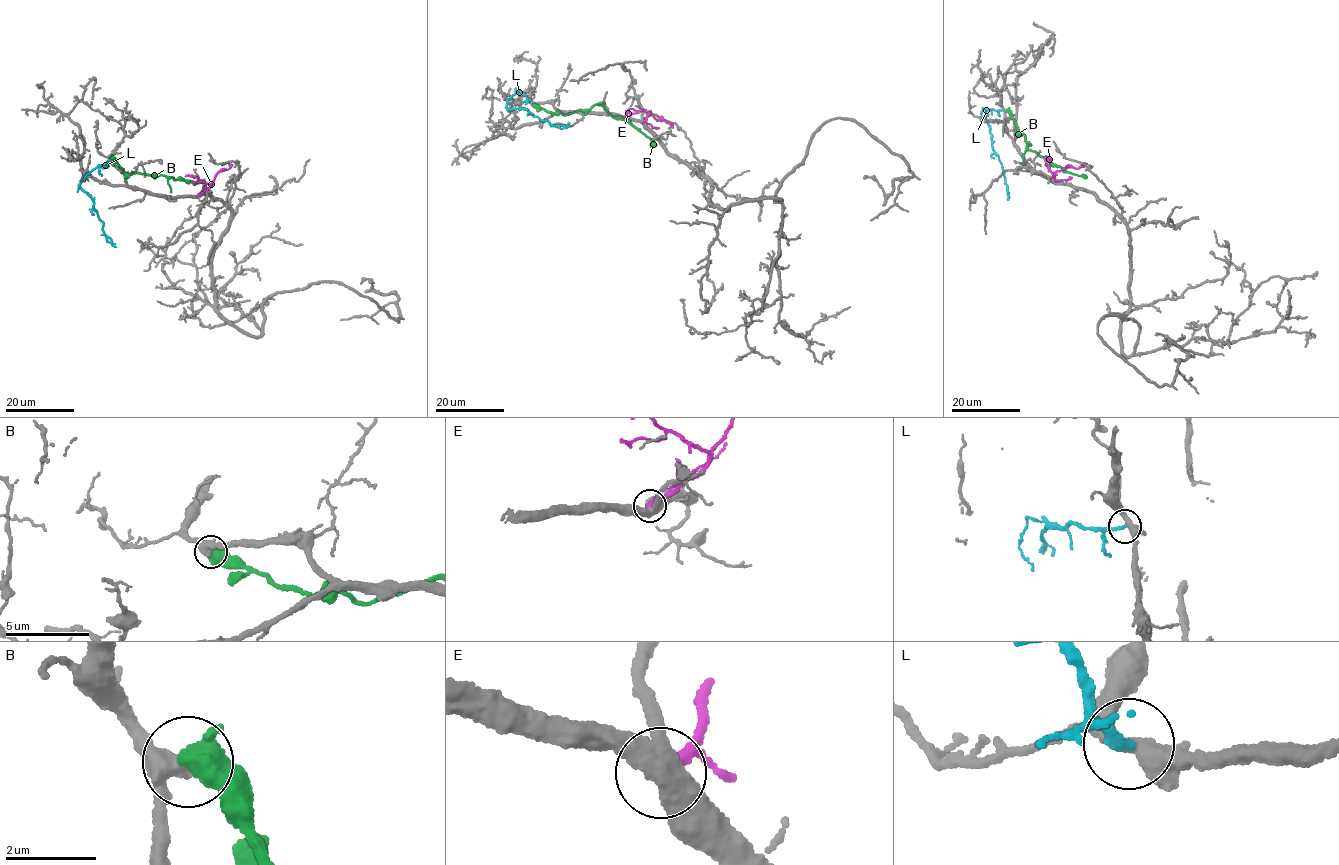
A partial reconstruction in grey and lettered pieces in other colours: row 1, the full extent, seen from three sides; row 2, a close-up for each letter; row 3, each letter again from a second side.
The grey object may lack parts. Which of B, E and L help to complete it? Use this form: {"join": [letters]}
{"join": []}

